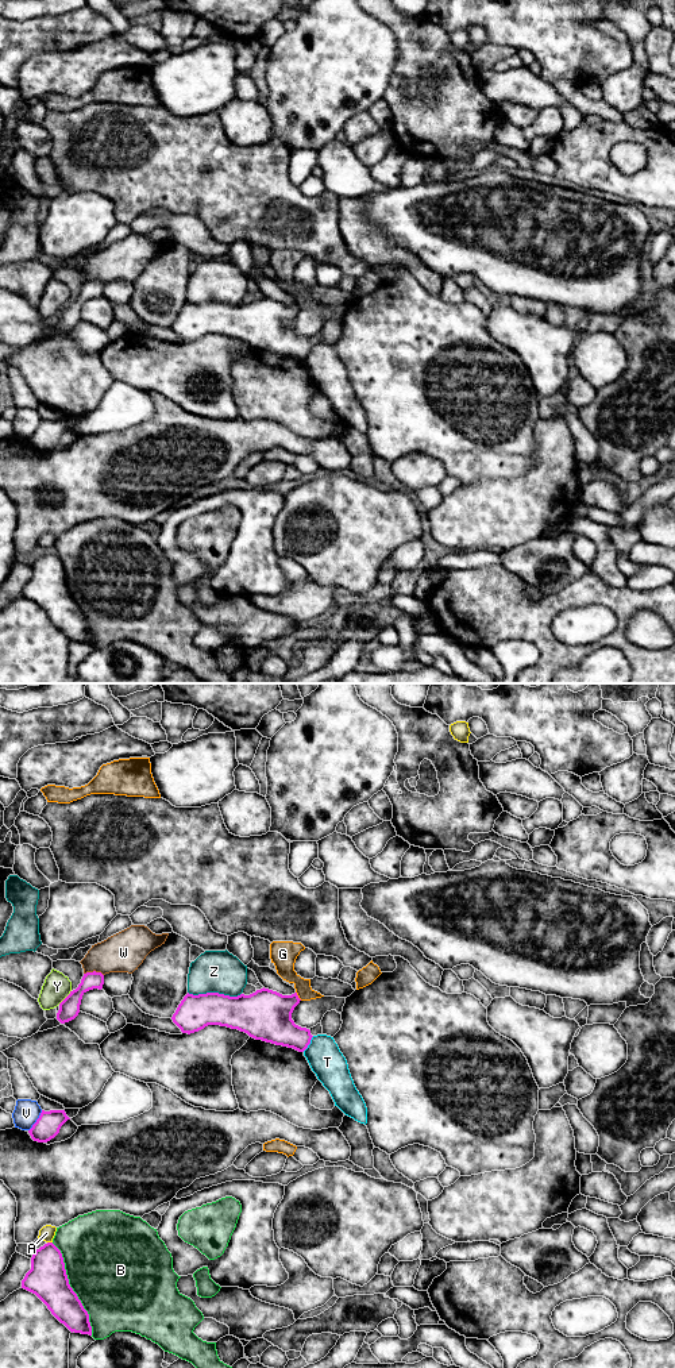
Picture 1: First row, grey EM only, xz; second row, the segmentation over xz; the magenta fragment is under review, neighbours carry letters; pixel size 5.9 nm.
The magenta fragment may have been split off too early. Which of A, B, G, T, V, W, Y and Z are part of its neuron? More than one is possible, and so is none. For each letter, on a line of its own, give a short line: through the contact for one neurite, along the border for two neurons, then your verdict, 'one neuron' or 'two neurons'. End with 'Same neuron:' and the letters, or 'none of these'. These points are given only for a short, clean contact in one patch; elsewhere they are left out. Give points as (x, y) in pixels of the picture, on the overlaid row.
A: two neurons
B: two neurons
G: line xz (296, 991), (301, 1000); two neurons
T: line xz (313, 1036), (303, 1051); two neurons
V: two neurons
W: line xz (84, 972), (99, 971), (103, 975); two neurons
Y: two neurons
Z: two neurons
Same neuron: none of these

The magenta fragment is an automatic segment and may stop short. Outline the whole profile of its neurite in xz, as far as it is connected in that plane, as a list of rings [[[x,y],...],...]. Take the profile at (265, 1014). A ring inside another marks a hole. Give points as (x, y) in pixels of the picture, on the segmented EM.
[[[265,987],[238,997],[188,993],[171,1020],[188,1034],[208,1025],[220,1025],[244,1032],[255,1040],[304,1052],[313,1036],[292,1020],[300,1001],[297,993],[282,995]]]

